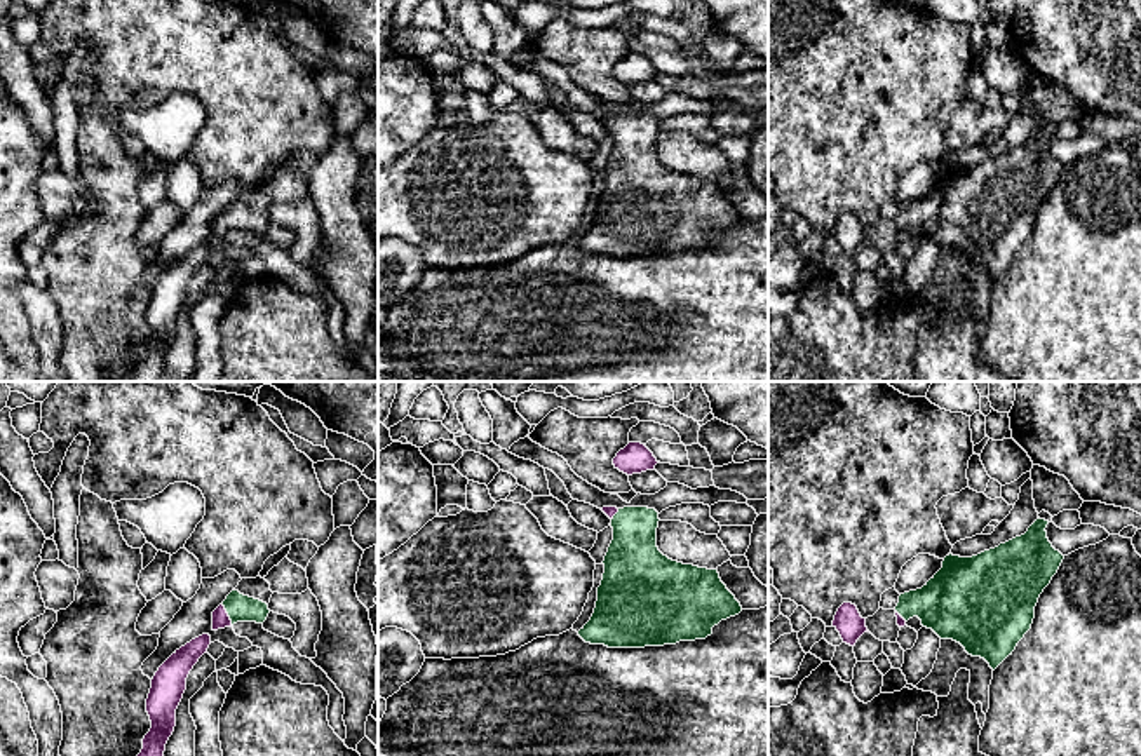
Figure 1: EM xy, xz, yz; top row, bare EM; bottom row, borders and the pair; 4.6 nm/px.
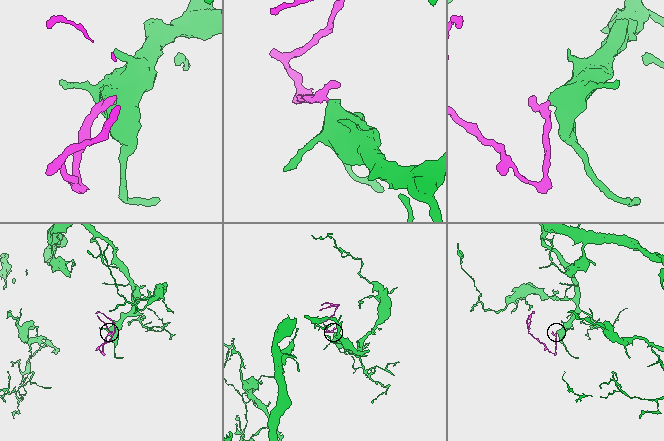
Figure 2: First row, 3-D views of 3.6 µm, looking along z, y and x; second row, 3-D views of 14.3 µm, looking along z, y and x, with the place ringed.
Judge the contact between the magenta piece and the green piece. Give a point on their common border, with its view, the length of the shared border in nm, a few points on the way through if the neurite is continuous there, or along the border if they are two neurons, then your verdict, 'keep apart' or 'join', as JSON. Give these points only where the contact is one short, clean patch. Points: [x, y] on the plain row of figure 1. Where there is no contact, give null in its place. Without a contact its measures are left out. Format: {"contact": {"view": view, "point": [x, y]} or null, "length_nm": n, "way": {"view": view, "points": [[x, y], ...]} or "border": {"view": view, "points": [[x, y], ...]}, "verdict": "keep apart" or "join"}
{"contact": {"view": "xy", "point": [227, 225]}, "length_nm": 110, "way": {"view": "xy", "points": [[220, 227], [227, 225], [234, 218], [241, 218]]}, "verdict": "join"}

